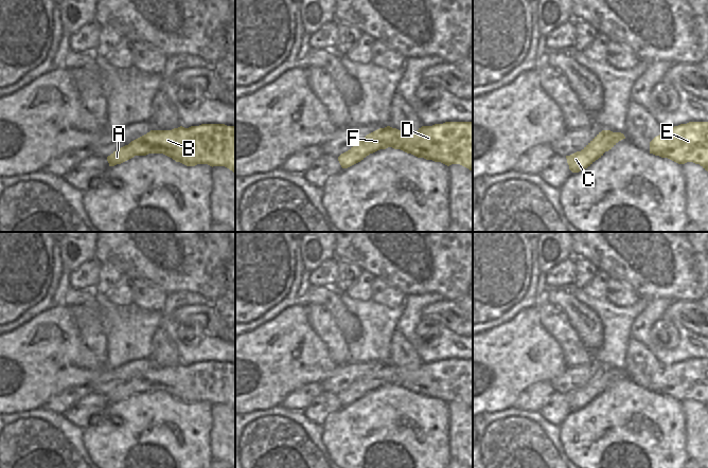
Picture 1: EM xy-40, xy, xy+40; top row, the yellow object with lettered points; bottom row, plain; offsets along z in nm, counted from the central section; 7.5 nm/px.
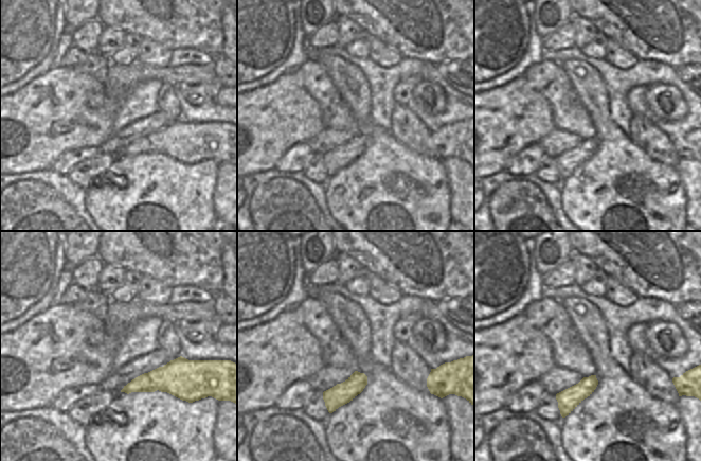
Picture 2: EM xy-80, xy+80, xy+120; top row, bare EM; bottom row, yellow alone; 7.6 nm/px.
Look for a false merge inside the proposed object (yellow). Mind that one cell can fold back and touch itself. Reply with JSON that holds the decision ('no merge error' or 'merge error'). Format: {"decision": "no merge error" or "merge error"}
{"decision": "no merge error"}

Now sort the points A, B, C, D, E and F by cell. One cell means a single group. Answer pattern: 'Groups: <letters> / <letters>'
Groups: A B C D E F.

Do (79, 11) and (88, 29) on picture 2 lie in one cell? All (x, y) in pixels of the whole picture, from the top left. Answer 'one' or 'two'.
two

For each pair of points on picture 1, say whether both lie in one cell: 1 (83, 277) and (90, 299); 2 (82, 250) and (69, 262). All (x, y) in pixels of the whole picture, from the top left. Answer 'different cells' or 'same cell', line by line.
1: different cells
2: same cell

